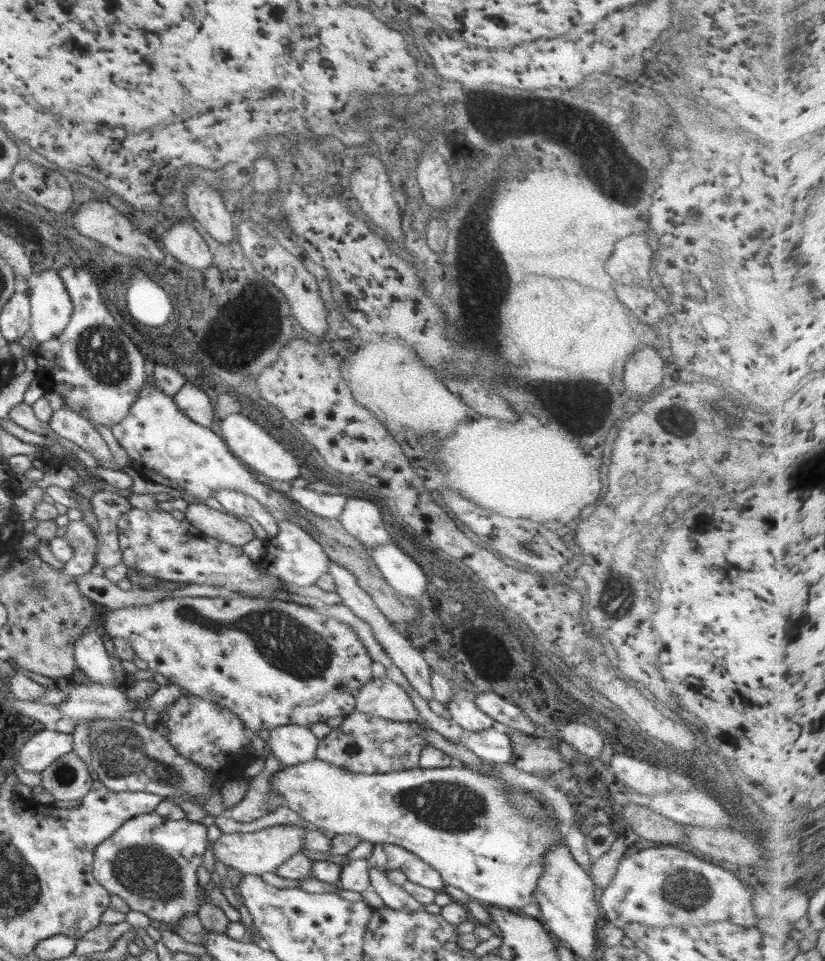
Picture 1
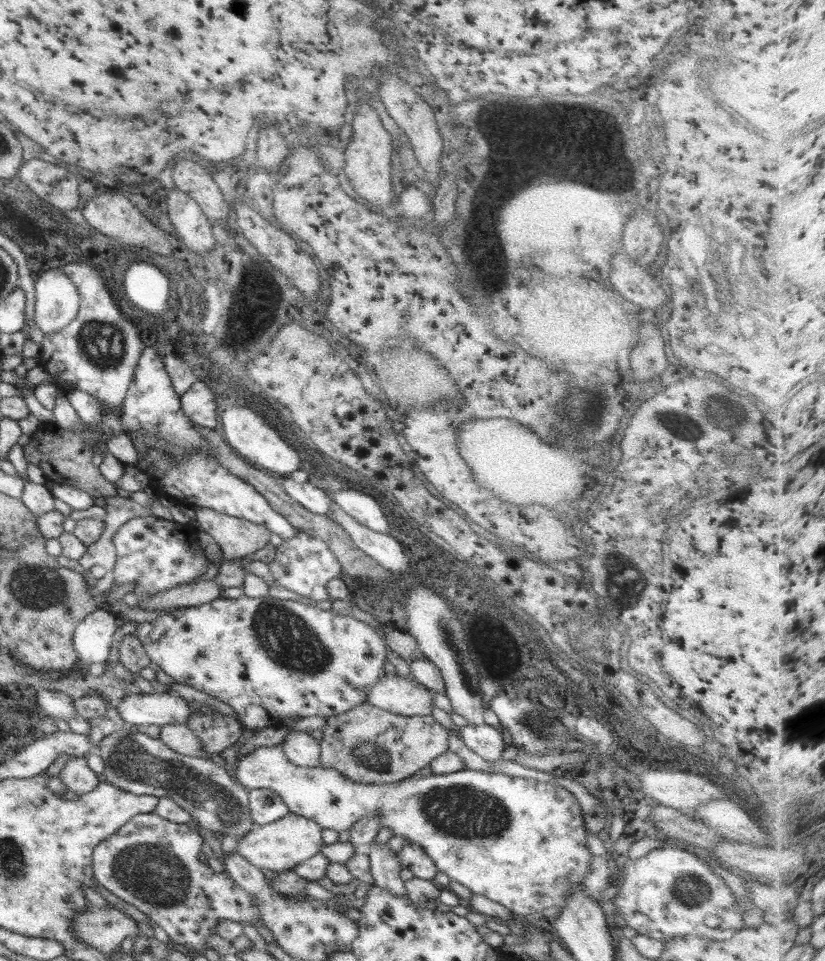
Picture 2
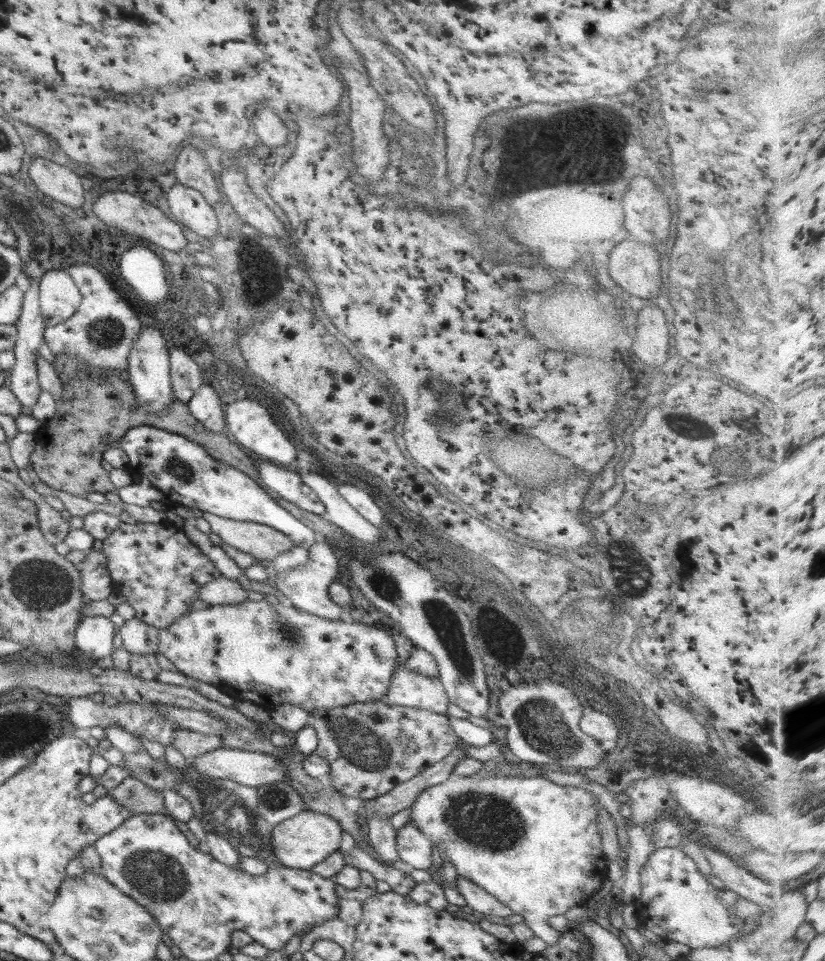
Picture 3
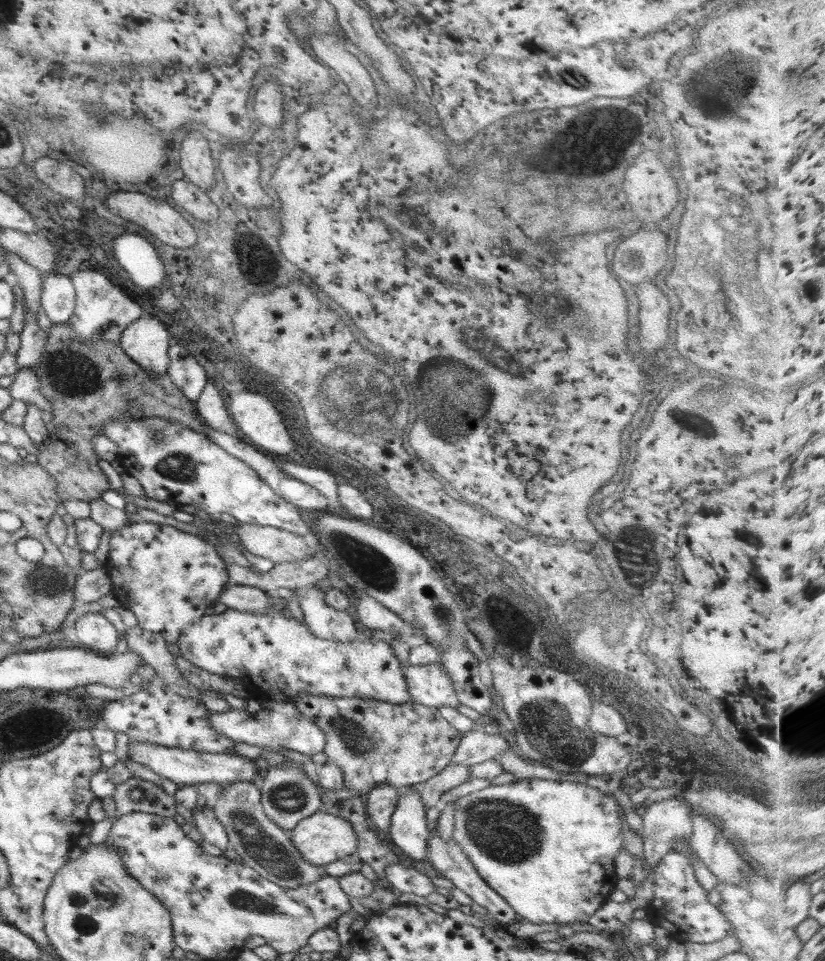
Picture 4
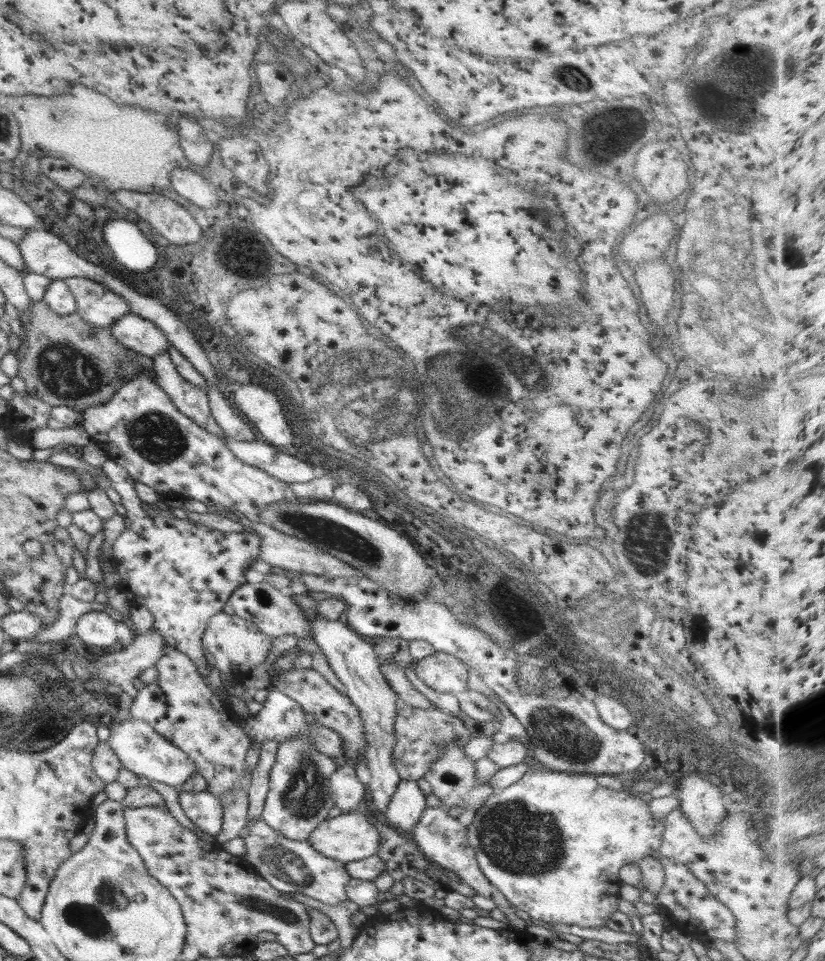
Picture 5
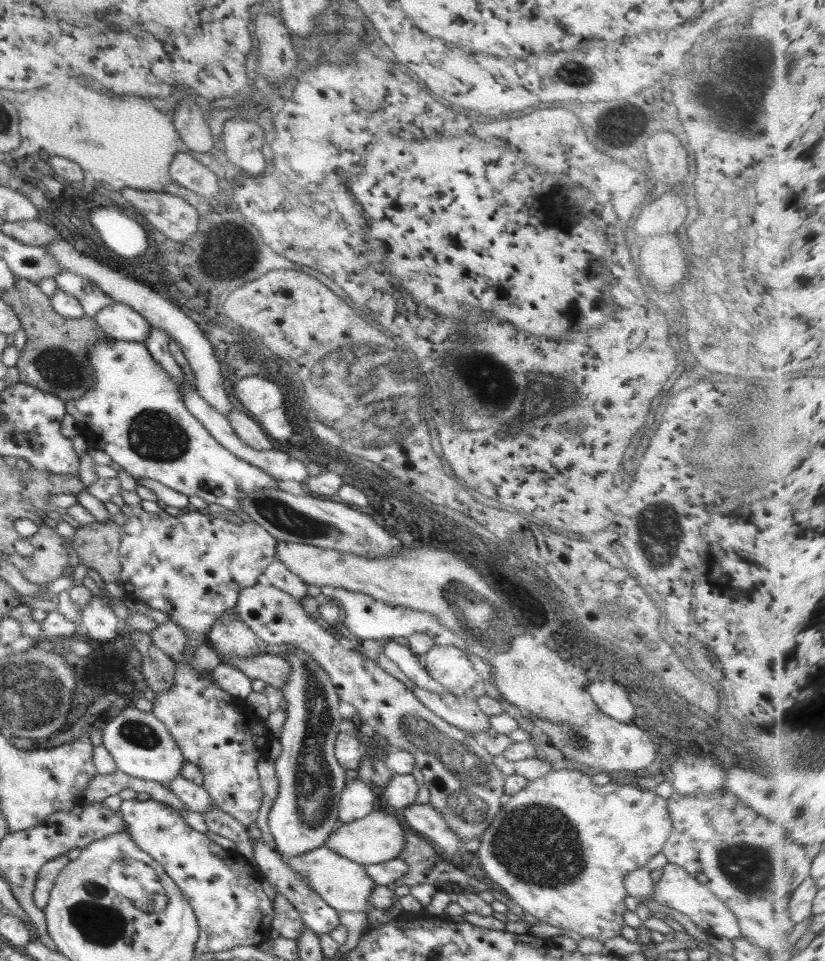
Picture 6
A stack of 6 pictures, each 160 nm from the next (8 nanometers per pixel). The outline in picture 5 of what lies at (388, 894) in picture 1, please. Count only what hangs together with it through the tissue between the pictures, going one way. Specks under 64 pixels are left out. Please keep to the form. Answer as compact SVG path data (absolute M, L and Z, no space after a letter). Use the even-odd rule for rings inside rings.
M318 615L316 621L309 621L309 623L313 630L312 638L316 640L316 644L326 656L330 670L333 670L340 682L346 686L346 696L352 701L352 704L359 708L361 721L367 735L365 738L367 740L366 767L371 774L370 782L367 785L372 790L372 802L376 805L376 810L384 814L401 781L395 766L391 763L395 745L393 730L395 730L394 721L397 715L397 694L380 673L380 660L372 646L362 640L356 631L338 620L328 620L322 615Z

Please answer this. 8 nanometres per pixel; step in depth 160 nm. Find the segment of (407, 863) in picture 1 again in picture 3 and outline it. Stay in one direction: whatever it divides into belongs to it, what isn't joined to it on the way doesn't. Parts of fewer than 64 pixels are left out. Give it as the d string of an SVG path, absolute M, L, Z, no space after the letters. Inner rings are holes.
M412 823L399 828L395 836L399 857L412 869L433 871L432 847L429 838Z

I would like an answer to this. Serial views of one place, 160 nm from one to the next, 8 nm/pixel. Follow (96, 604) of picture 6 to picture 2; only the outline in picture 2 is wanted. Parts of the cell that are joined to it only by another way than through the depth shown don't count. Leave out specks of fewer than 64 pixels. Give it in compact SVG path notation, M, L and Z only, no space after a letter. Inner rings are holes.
M96 609L77 624L73 633L74 649L79 654L80 665L88 666L94 662L108 662L112 636L119 630L121 619L103 609Z

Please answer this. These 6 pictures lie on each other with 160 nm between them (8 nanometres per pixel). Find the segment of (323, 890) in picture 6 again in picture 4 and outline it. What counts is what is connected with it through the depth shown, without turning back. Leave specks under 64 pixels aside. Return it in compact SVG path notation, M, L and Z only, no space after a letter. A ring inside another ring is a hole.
M236 782L224 787L225 794L212 807L213 813L227 832L230 847L242 857L242 862L260 873L262 878L267 878L278 886L294 889L313 887L323 873L326 873L324 868L308 862L292 844L289 832L266 817L259 786L251 782Z

